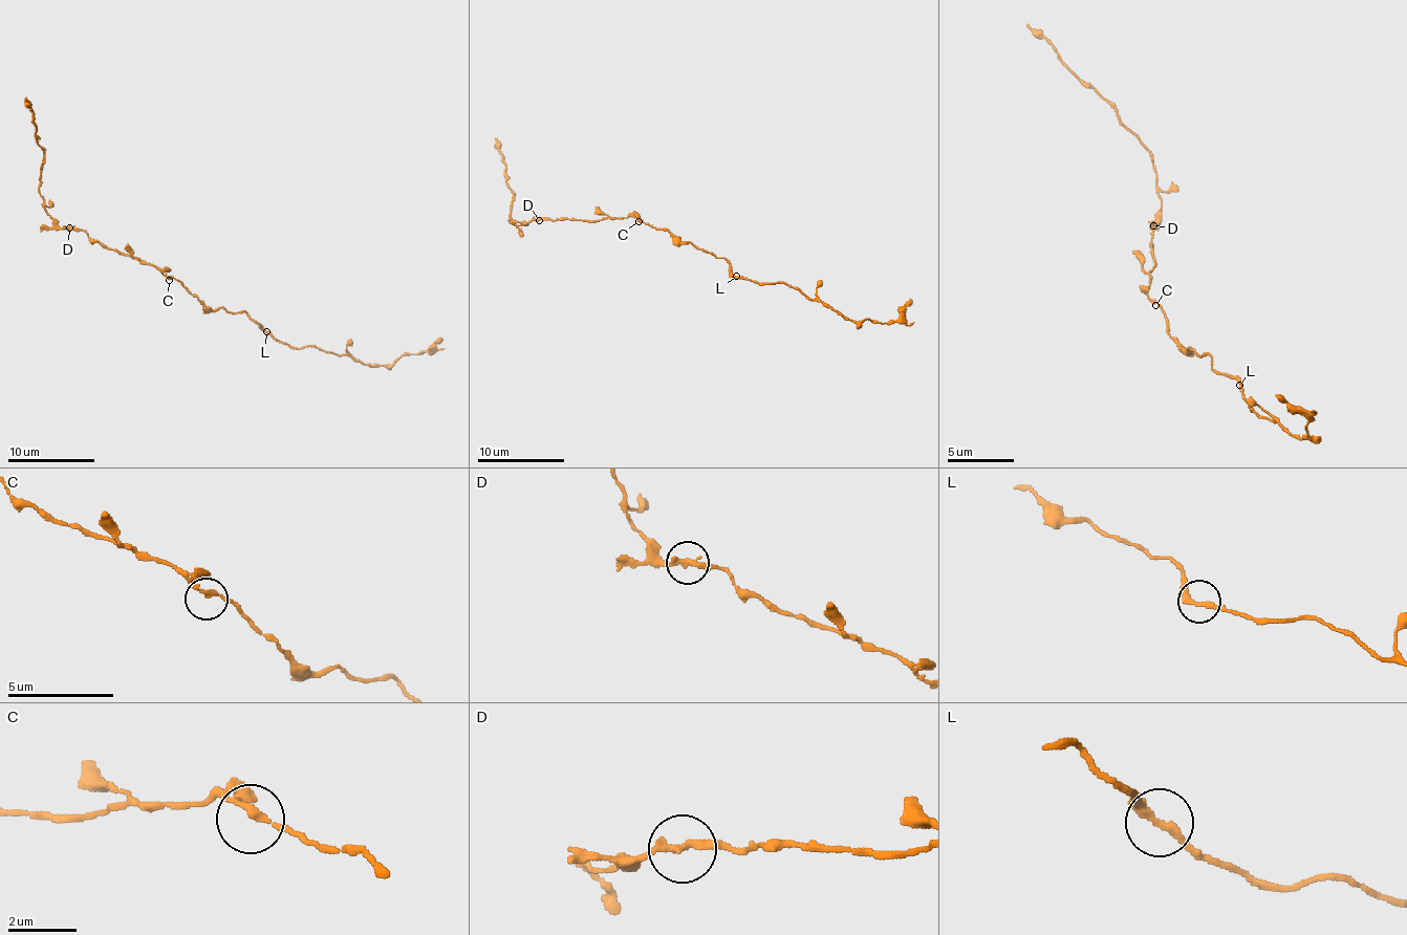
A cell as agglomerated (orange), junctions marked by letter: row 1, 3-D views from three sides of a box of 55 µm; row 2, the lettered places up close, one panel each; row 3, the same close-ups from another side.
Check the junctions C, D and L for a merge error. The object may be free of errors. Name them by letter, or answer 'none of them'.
none of them

